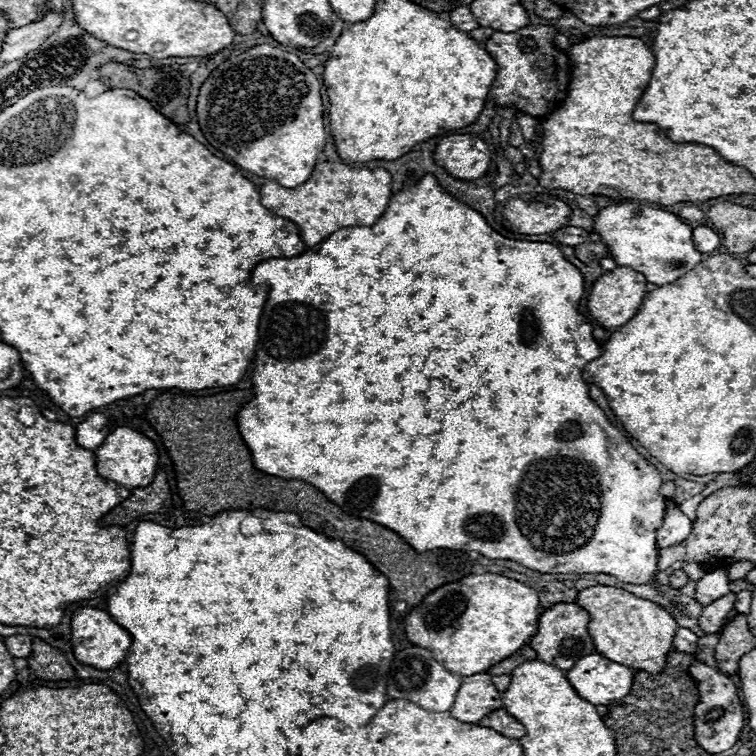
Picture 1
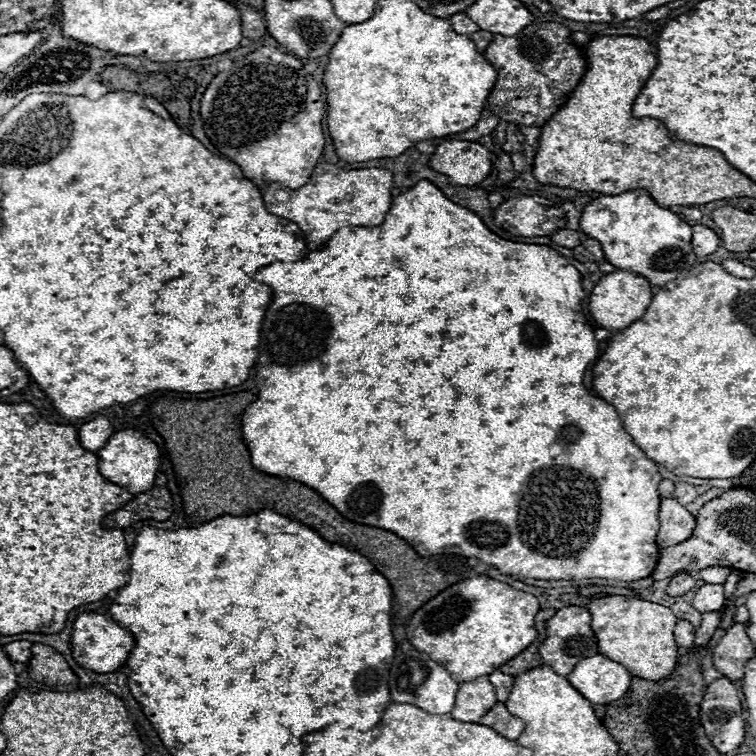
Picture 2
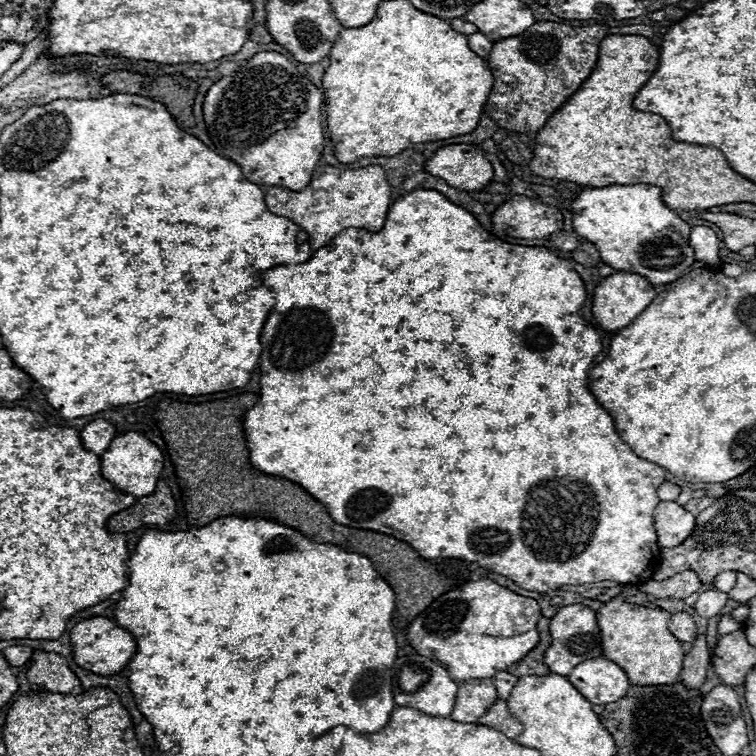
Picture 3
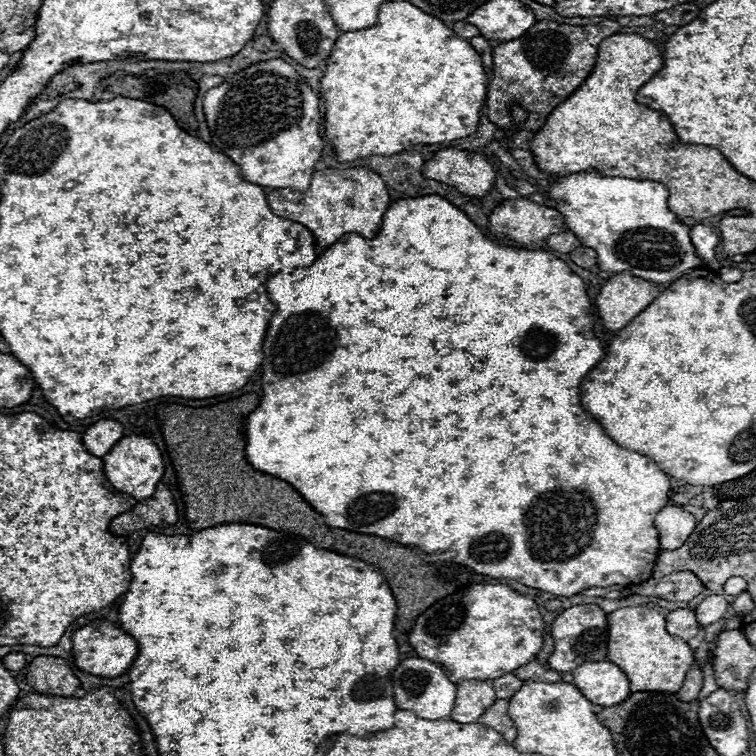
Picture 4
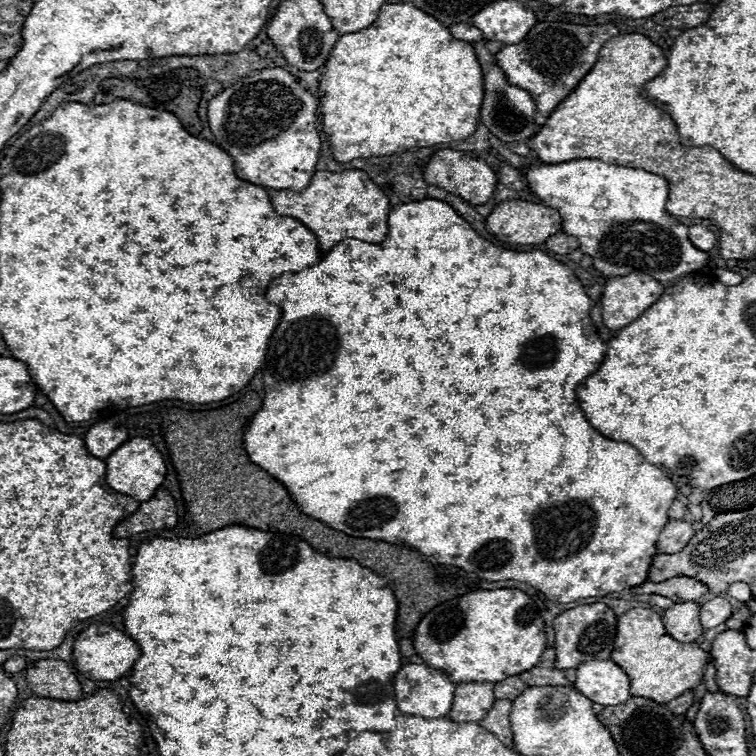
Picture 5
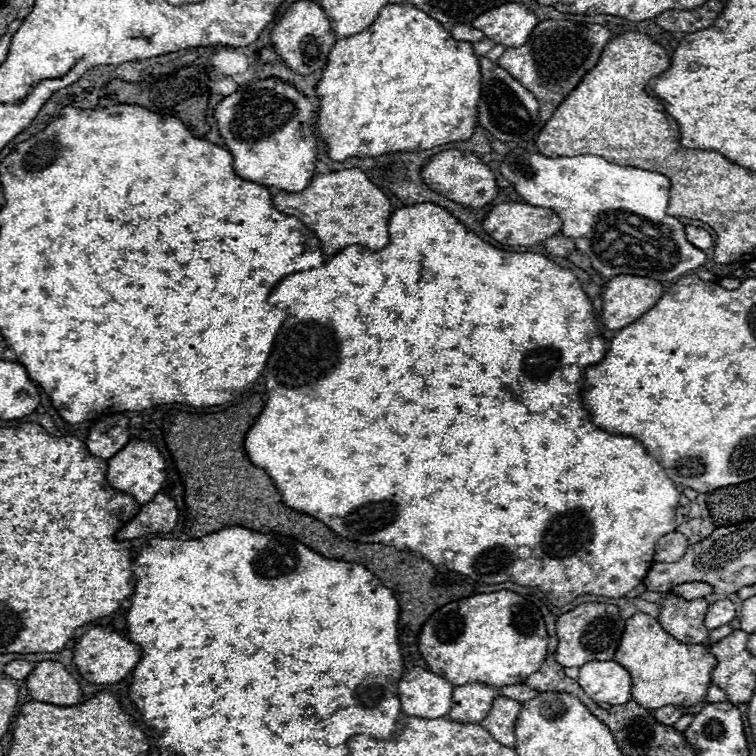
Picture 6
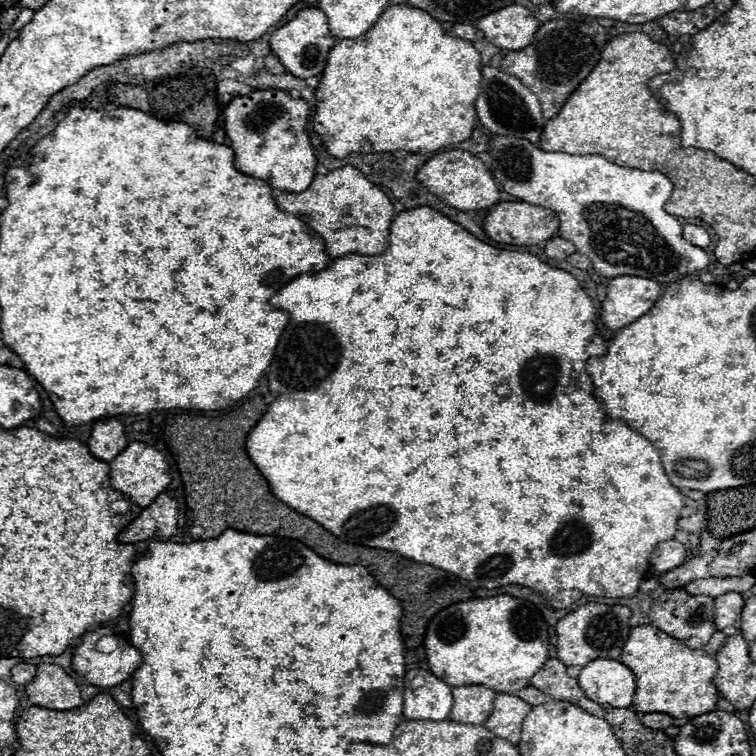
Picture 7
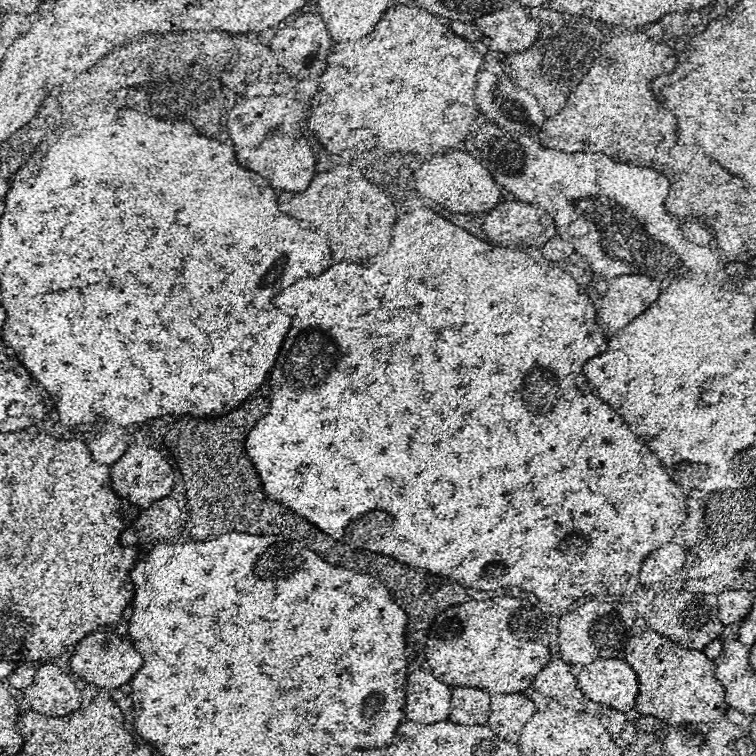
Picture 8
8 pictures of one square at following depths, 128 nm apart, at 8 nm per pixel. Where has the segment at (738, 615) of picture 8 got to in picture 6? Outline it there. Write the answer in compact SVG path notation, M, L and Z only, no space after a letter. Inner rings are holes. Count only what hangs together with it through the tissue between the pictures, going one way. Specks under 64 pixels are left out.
M718 600L718 602L712 602L708 606L708 612L706 612L706 628L708 630L714 630L714 628L720 628L728 622L732 622L736 618L736 606L734 602L730 600Z

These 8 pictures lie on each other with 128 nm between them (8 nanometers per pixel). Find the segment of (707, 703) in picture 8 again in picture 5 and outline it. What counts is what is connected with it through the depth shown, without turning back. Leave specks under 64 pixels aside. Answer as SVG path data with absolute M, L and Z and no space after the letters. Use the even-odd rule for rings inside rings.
M632 608L618 616L614 650L610 656L630 678L630 694L666 704L688 690L696 690L710 664L708 652L696 644L674 640L662 624L662 618L646 608Z

